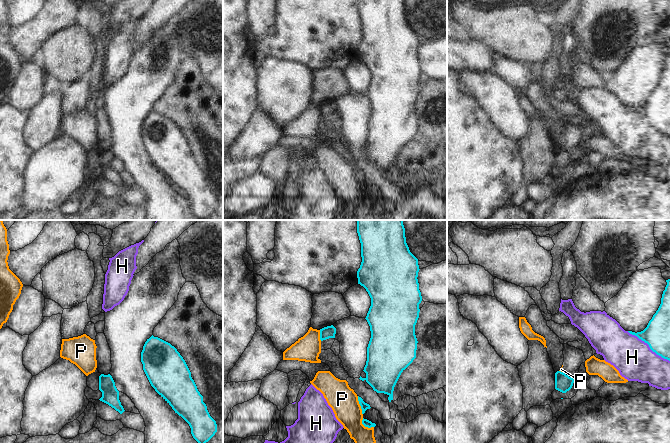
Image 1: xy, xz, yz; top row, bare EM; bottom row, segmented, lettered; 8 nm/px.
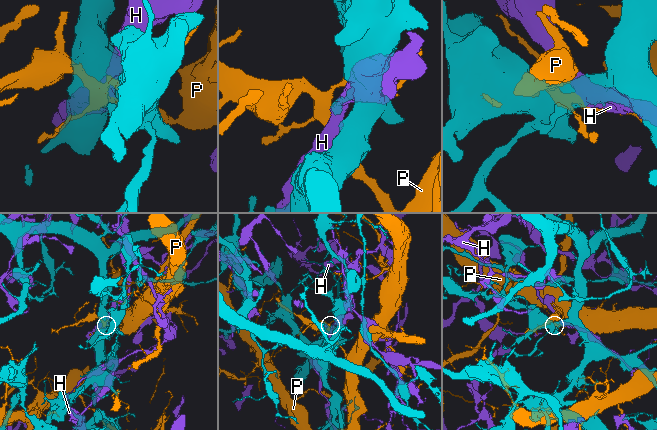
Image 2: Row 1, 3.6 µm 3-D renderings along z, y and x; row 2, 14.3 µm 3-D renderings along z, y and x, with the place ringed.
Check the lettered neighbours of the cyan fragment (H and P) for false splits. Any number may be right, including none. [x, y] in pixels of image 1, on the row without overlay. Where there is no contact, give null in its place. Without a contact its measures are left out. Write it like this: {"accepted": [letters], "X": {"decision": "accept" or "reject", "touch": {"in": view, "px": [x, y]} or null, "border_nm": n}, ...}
{"accepted": [], "H": {"decision": "reject", "touch": {"in": "yz", "px": [649, 122]}, "border_nm": 420}, "P": {"decision": "reject", "touch": {"in": "xz", "px": [360, 181]}, "border_nm": 160}}

